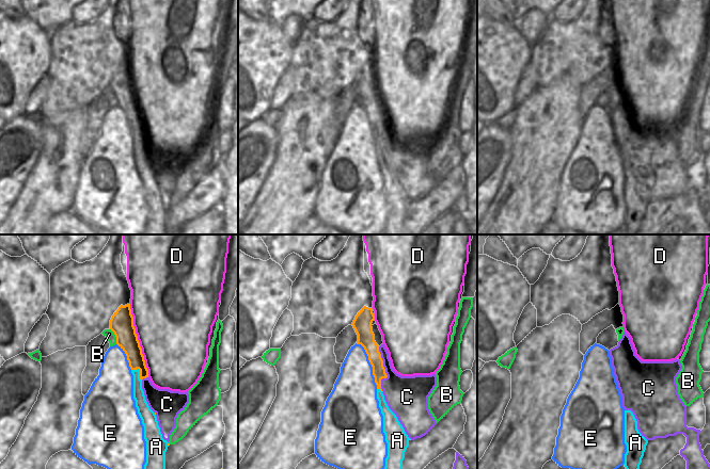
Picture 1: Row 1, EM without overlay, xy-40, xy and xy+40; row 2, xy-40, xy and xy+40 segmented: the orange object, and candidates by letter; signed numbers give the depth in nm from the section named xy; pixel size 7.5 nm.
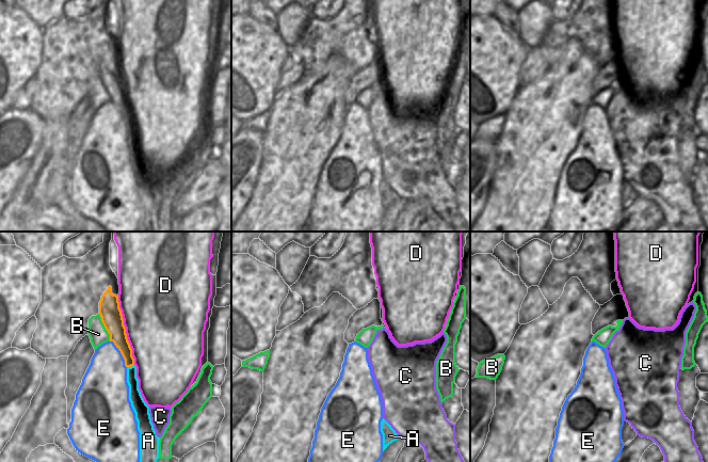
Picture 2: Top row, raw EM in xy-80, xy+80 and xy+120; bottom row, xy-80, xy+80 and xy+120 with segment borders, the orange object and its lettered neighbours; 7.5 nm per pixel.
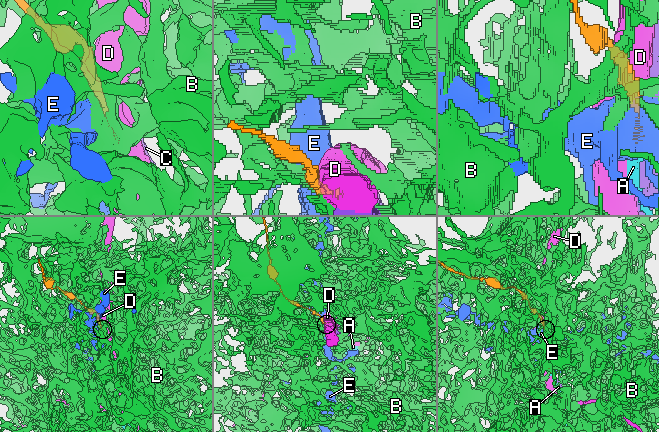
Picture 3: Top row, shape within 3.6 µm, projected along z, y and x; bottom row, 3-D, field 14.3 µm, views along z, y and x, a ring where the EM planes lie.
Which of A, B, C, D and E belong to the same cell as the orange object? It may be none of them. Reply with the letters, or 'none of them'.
A

